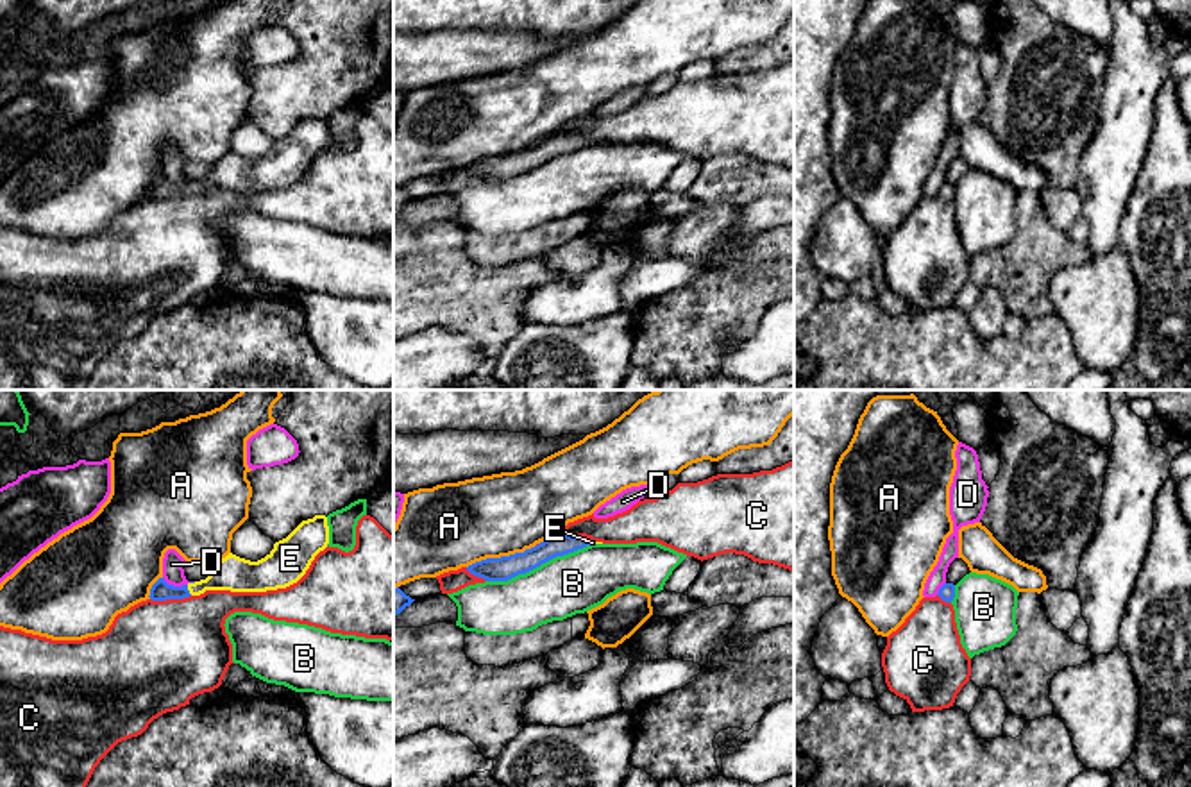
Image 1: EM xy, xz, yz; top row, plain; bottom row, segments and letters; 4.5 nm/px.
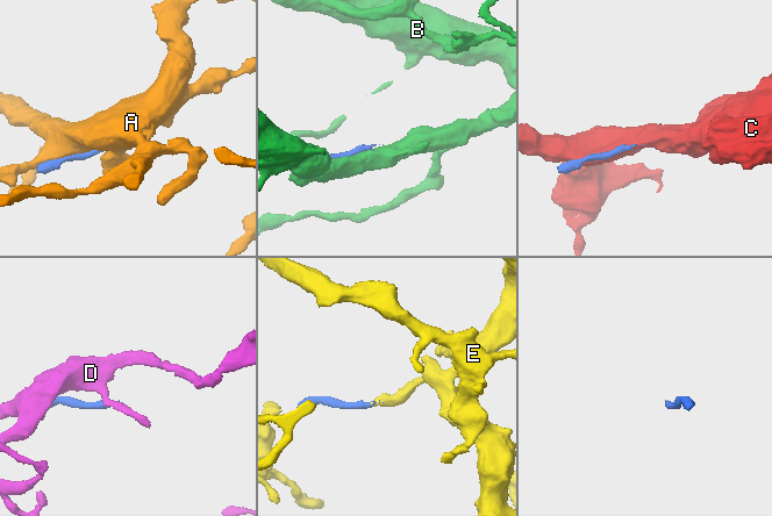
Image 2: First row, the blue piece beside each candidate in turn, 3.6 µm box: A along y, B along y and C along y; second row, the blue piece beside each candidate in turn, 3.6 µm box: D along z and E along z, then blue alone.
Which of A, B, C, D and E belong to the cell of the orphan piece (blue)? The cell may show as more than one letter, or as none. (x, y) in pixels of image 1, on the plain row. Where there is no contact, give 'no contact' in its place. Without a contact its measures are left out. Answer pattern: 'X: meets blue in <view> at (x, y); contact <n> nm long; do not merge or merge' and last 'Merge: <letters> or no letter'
A: meets blue in xz at (501, 156); contact 320 nm long; do not merge
B: meets blue in xz at (539, 165); contact 500 nm long; do not merge
C: meets blue in xy at (170, 197); contact 190 nm long; do not merge
D: meets blue in xy at (176, 186); contact 130 nm long; do not merge
E: meets blue in xy at (186, 186); contact 70 nm long; merge
Merge: E

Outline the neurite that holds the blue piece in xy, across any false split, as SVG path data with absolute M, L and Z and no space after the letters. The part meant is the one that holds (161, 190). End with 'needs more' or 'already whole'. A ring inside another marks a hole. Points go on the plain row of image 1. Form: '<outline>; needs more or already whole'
M325 114L302 120L286 138L261 159L250 161L229 152L206 179L173 186L159 177L150 188L152 200L184 199L206 190L266 191L297 182L309 168L315 156L329 143Z; needs more

